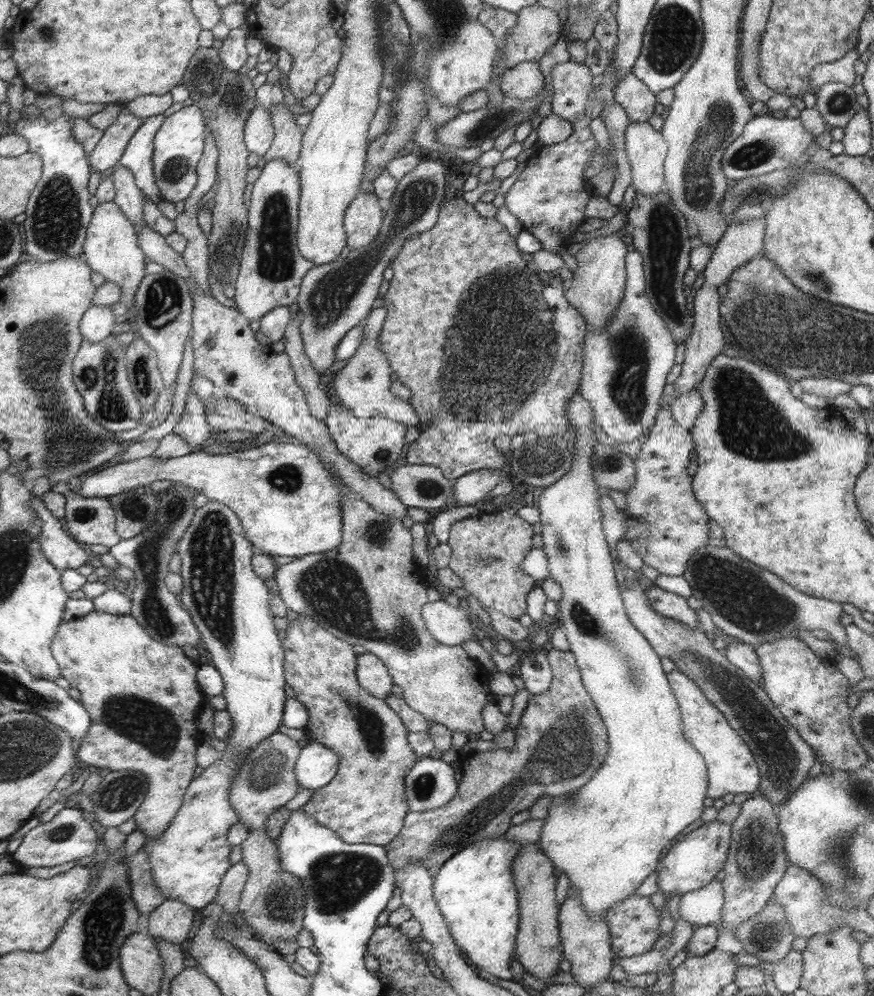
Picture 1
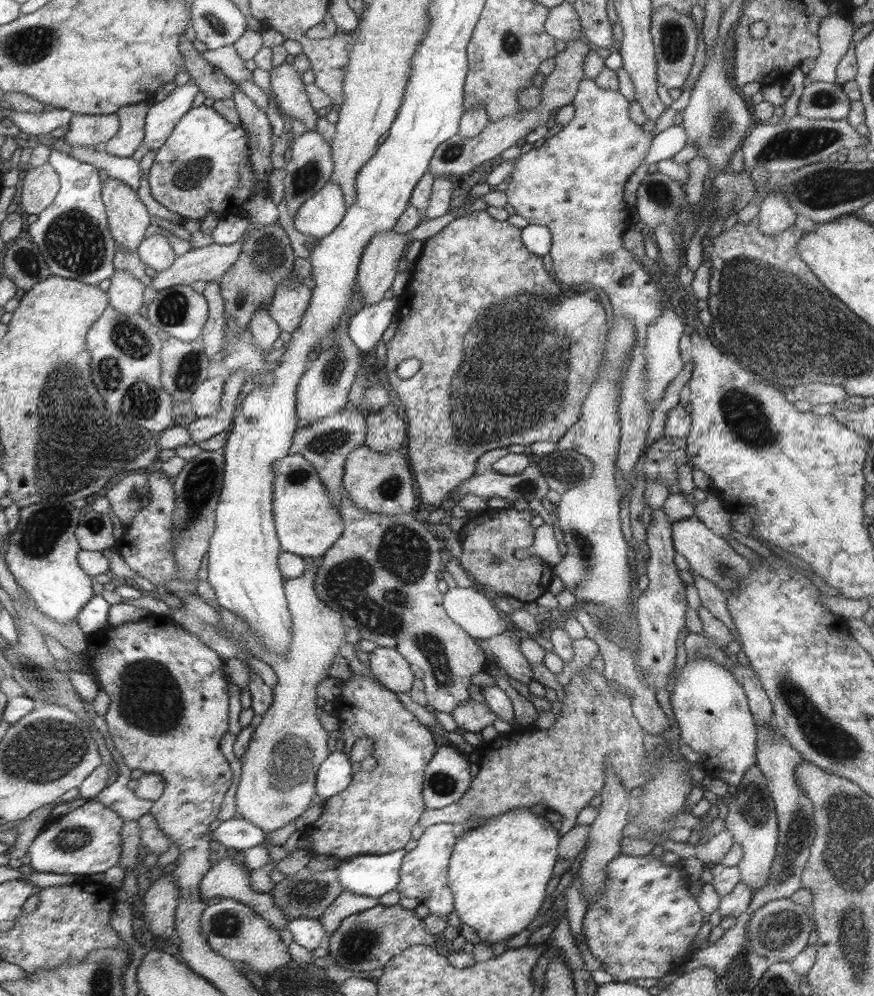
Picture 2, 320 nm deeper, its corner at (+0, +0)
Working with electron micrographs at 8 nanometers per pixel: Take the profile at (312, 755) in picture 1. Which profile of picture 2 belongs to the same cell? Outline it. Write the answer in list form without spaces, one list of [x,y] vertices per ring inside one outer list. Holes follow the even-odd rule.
[[[333,751],[318,768],[315,775],[316,794],[329,799],[349,787],[352,782],[352,764],[344,751]]]

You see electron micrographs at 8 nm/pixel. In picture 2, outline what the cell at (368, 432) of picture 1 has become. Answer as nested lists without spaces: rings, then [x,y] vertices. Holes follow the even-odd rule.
[[[360,444],[346,458],[342,482],[349,502],[353,503],[353,507],[357,507],[359,511],[365,511],[365,513],[395,516],[407,514],[415,506],[411,474],[409,474],[407,462],[403,458],[403,449],[398,448],[385,454],[377,454],[364,444]]]

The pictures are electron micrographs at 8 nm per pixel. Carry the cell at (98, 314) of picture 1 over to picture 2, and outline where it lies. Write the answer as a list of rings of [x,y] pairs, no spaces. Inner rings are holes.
[[[117,271],[111,278],[108,289],[110,305],[123,314],[135,314],[143,308],[147,285],[131,271]]]

